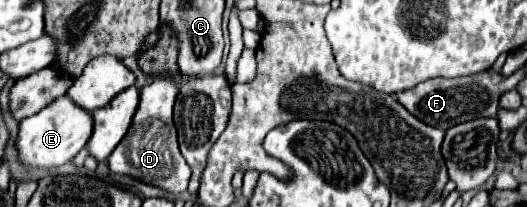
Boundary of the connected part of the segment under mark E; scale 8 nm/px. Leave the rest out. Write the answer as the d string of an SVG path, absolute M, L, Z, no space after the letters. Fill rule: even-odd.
M61 96L49 106L45 106L41 112L21 120L19 138L17 138L19 158L23 164L31 168L37 168L37 166L53 168L73 160L75 154L81 148L85 148L91 134L93 134L93 112L83 110L69 96Z

